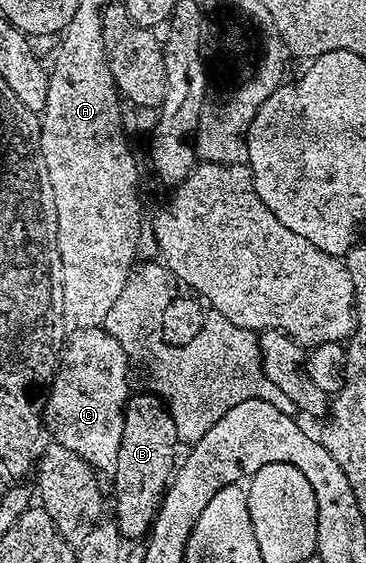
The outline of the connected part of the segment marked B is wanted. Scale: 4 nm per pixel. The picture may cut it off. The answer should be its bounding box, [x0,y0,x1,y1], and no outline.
[112,392,179,540]

